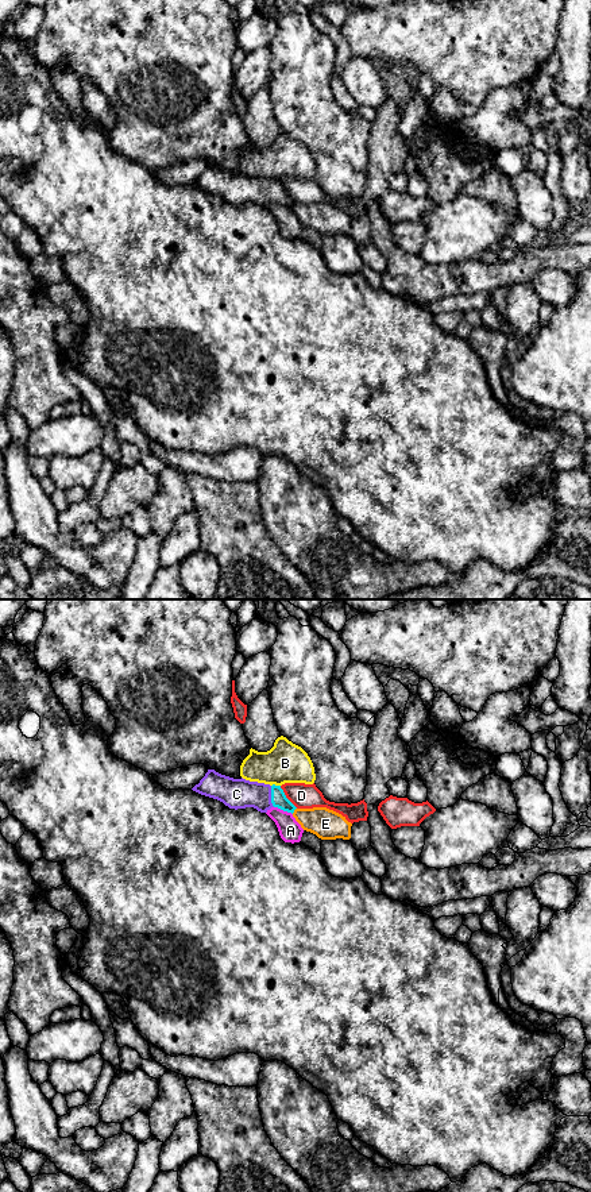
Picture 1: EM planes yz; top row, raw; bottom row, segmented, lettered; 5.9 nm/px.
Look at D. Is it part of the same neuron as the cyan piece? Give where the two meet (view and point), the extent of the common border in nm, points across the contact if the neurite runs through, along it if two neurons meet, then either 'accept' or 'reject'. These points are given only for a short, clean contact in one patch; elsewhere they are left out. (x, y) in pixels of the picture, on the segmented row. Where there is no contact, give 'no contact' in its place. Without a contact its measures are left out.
contact yz (285, 797); length 170 nm; border yz (279, 786), (297, 807); reject

